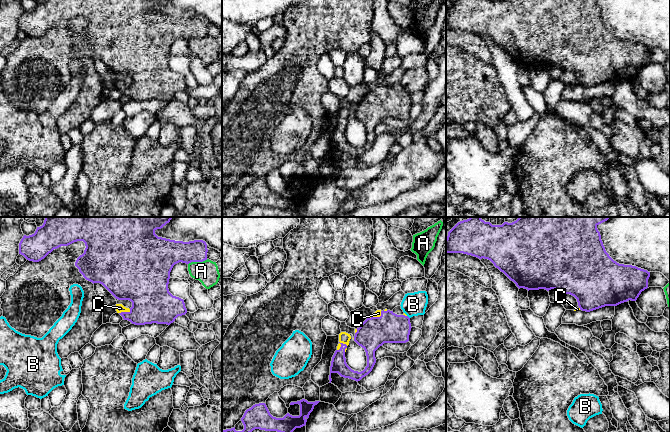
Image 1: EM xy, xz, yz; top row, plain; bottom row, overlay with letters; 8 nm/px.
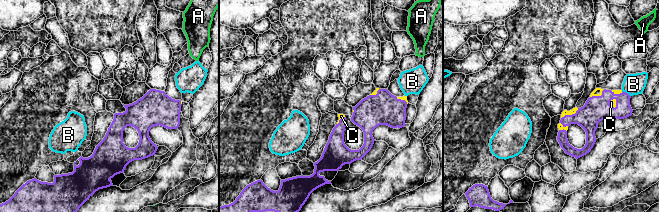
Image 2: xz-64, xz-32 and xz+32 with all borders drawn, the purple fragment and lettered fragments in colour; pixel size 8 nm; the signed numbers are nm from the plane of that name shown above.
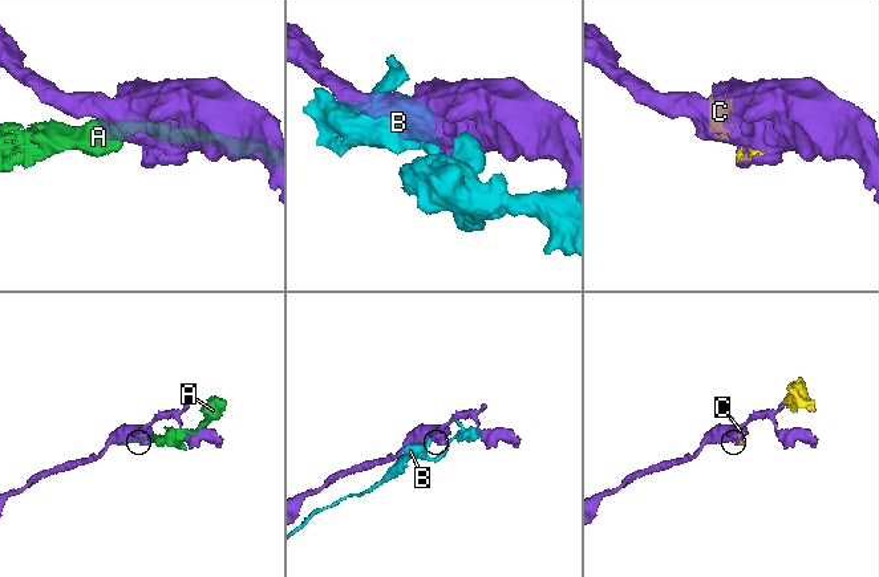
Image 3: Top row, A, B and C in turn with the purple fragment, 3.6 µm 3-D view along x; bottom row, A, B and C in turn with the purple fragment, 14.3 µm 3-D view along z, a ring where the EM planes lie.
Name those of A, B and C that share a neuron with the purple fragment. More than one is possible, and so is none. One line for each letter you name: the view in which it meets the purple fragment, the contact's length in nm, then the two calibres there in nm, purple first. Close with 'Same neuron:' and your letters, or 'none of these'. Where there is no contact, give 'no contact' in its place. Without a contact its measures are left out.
C: xz | 100 nm | 220/90 nm
Same neuron: C

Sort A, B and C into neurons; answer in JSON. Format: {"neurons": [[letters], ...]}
{"neurons": [["A"], ["B"], ["C"]]}

